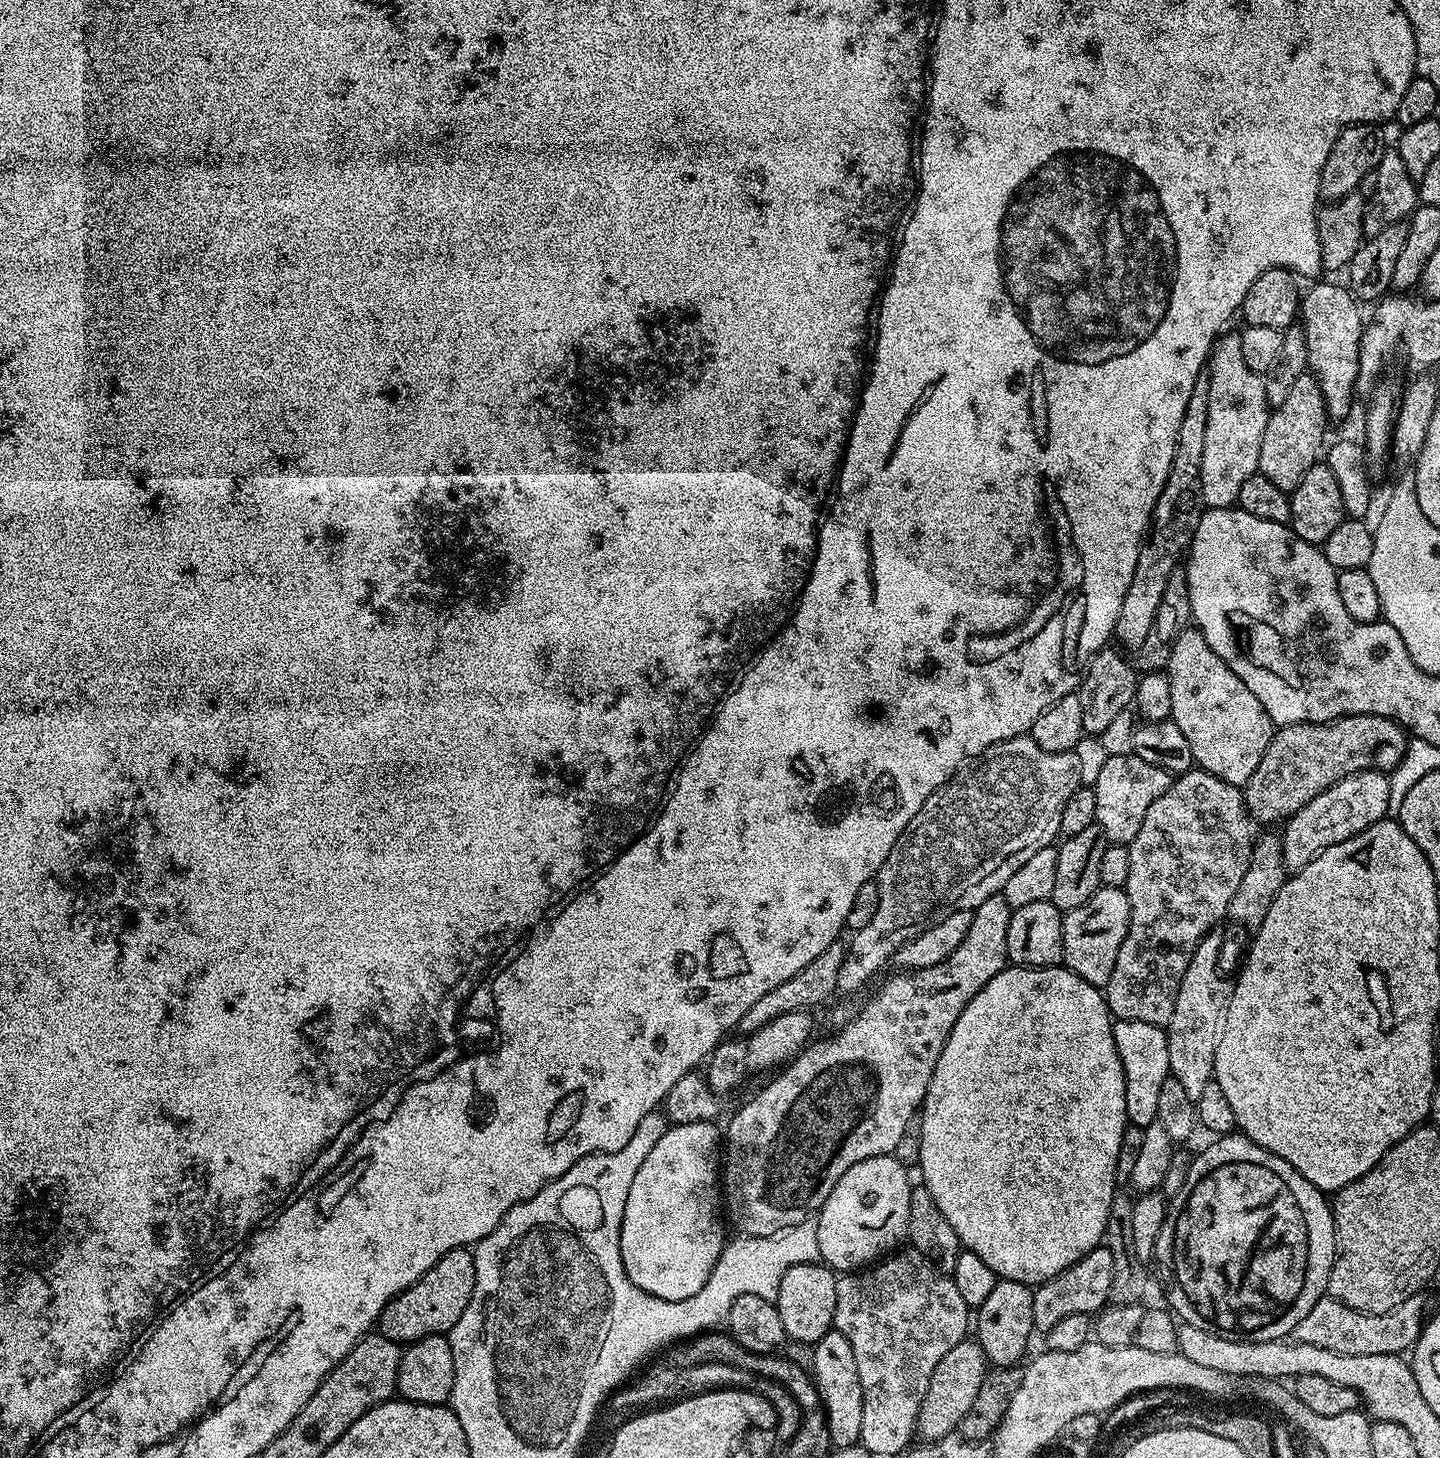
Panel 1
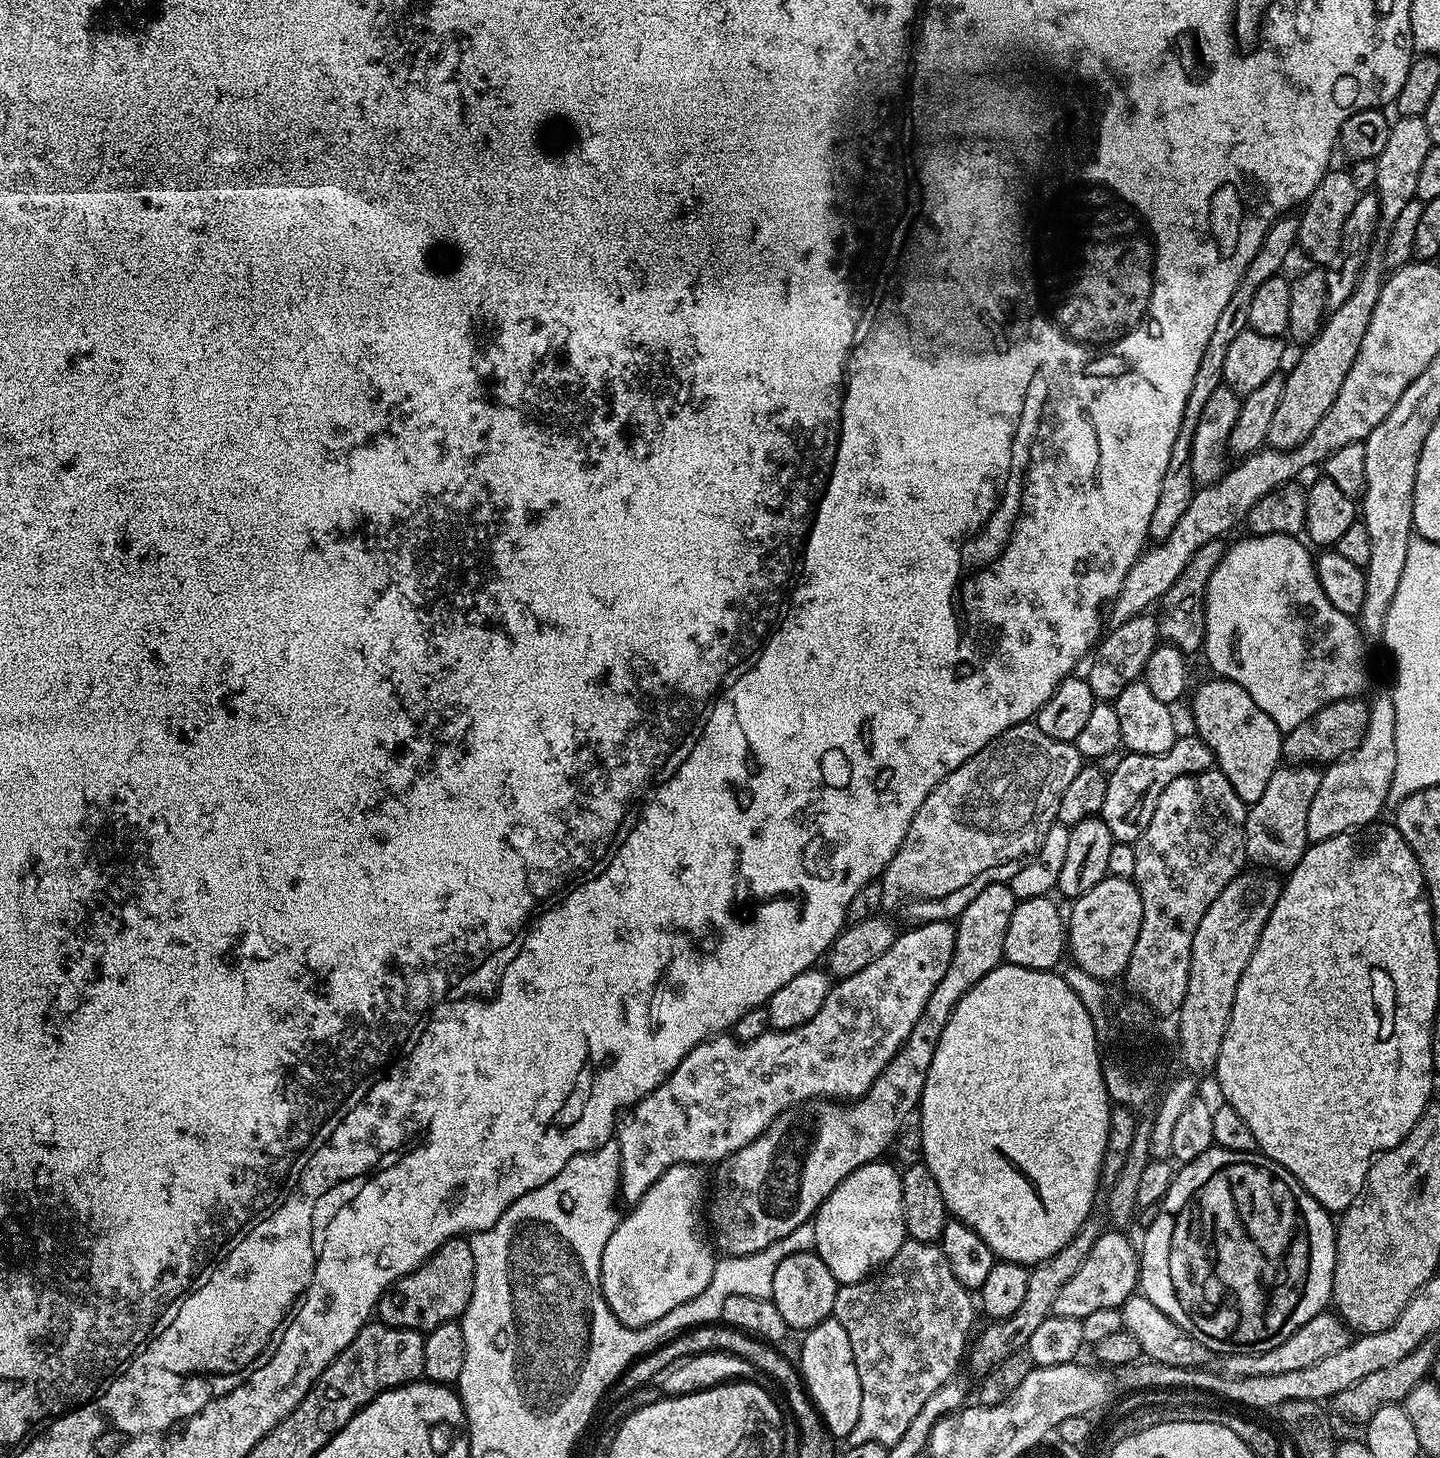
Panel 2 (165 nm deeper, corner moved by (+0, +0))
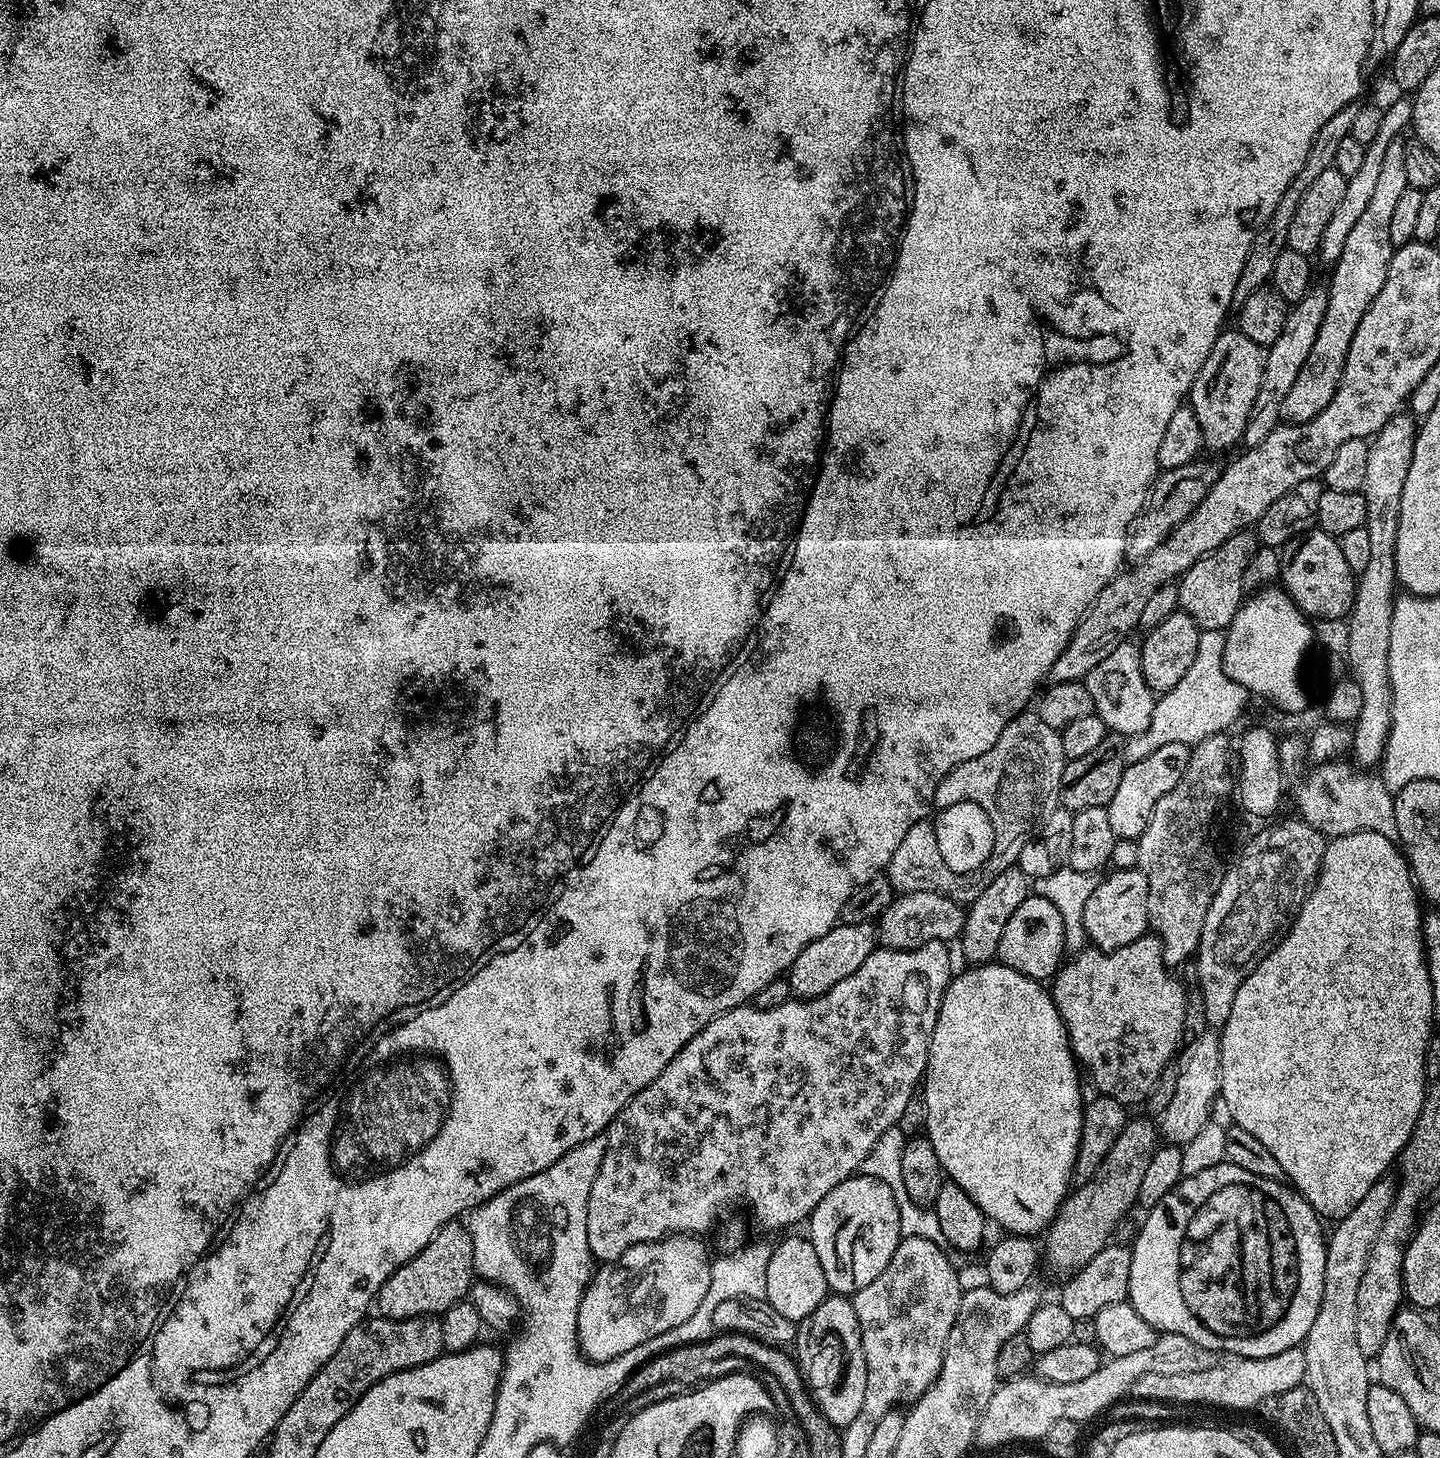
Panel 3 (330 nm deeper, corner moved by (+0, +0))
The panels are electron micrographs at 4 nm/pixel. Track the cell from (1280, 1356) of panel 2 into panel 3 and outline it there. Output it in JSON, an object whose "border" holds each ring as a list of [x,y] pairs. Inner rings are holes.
{"border":[[[1303,1347],[1282,1350],[1282,1354],[1274,1354],[1270,1358],[1232,1358],[1227,1362],[1229,1364],[1218,1362],[1210,1366],[1210,1370],[1194,1370],[1186,1374],[1142,1374],[1130,1392],[1135,1399],[1152,1400],[1159,1404],[1204,1406],[1212,1401],[1224,1405],[1227,1410],[1252,1410],[1272,1397],[1304,1384],[1306,1354]]]}

